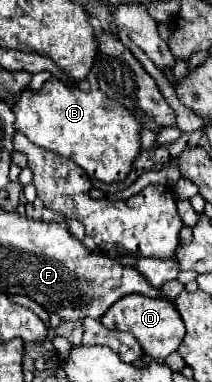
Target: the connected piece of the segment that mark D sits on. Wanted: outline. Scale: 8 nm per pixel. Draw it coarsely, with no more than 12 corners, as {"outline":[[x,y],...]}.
{"outline":[[185,285],[113,303],[107,329],[131,333],[157,363],[177,351],[185,325],[175,301]]}

